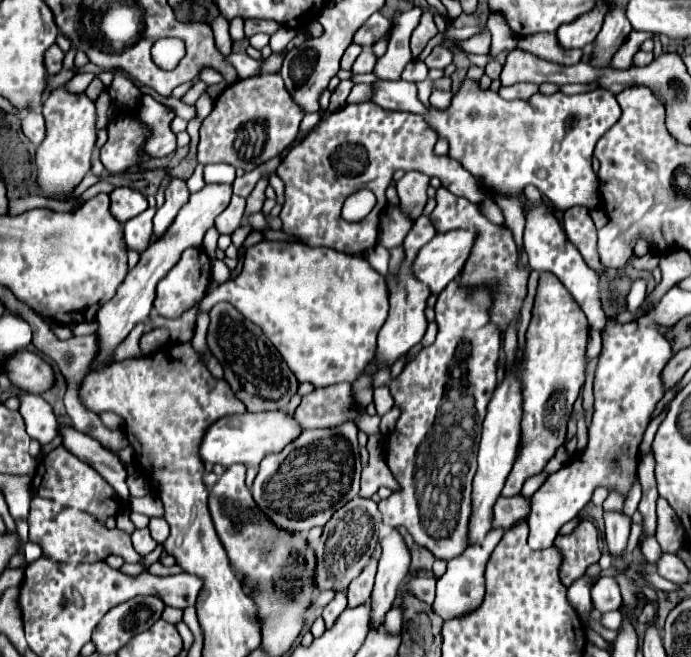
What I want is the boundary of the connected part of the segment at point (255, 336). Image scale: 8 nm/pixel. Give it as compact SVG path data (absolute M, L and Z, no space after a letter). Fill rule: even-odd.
M218 302L212 310L210 310L210 326L208 326L208 334L206 334L210 352L218 358L218 362L224 368L226 374L226 382L232 386L232 392L246 404L248 412L266 412L266 410L280 410L284 408L290 398L298 392L298 380L294 376L294 372L290 368L286 368L284 358L280 356L280 352L274 348L274 344L264 336L264 332L252 324L250 320L246 320L232 304L228 302Z

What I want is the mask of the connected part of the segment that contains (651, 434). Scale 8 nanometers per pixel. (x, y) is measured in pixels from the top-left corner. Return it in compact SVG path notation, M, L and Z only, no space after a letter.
M664 408L663 411L648 424L640 445L640 456L644 456L650 451L658 427L666 417L668 410L668 408Z

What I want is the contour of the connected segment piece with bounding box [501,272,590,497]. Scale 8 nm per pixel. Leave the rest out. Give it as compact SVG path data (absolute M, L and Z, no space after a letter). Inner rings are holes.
M540 272L532 320L526 330L526 348L518 366L522 380L522 450L508 474L502 496L518 494L524 480L536 476L546 466L548 458L552 458L556 446L566 442L566 422L584 386L588 332L588 318L580 306L576 306L576 300L560 286L560 280L552 272Z

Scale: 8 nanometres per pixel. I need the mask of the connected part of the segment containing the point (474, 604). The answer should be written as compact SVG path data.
M494 528L488 534L488 538L484 538L484 542L480 542L480 546L470 546L464 550L464 554L460 554L458 558L452 558L448 562L446 574L436 584L436 598L432 604L432 610L442 620L462 618L480 606L480 602L484 598L484 568L486 568L486 562L488 562L492 550L496 548L500 538L504 536L504 532L506 532L504 528Z

